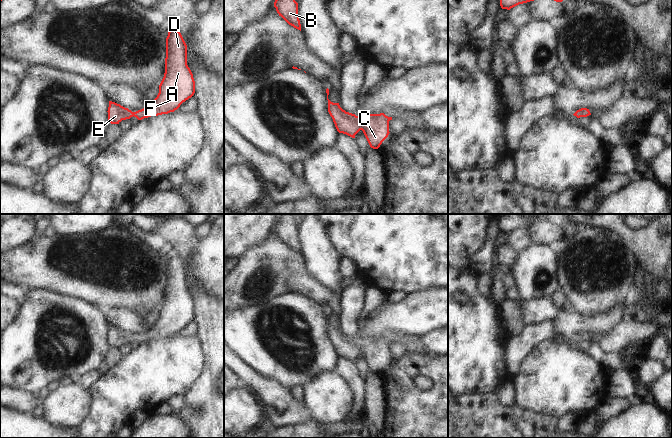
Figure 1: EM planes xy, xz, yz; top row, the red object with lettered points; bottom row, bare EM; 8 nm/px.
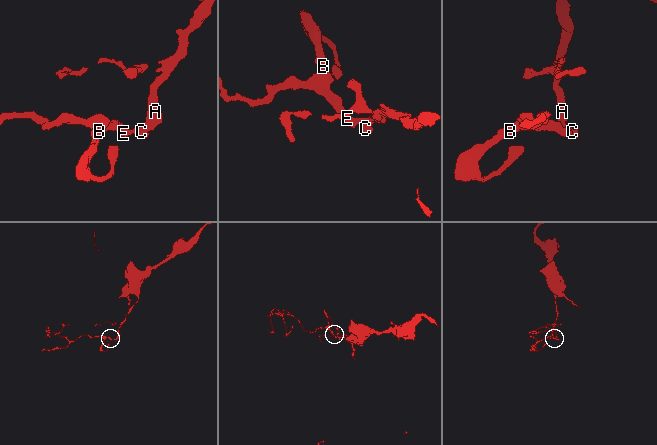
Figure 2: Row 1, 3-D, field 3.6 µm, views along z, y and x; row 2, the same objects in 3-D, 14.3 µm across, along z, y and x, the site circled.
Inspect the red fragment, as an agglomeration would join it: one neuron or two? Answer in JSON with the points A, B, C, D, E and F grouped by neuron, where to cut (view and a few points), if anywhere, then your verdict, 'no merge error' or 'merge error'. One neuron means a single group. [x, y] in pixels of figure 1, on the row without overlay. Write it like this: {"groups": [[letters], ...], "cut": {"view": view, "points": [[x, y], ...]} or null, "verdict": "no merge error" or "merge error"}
{"groups": [["A", "B", "C", "D", "E", "F"]], "cut": null, "verdict": "no merge error"}

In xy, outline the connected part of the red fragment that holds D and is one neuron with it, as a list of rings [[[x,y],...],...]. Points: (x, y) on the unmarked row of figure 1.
[[[173,250],[166,262],[165,297],[157,321],[147,331],[136,336],[109,325],[108,344],[111,348],[119,348],[133,340],[142,344],[168,338],[177,334],[194,317],[195,305],[187,289],[187,269],[181,257]]]

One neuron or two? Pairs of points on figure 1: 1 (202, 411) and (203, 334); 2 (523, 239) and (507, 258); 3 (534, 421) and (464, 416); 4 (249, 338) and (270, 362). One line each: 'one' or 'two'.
1: one
2: one
3: one
4: one

